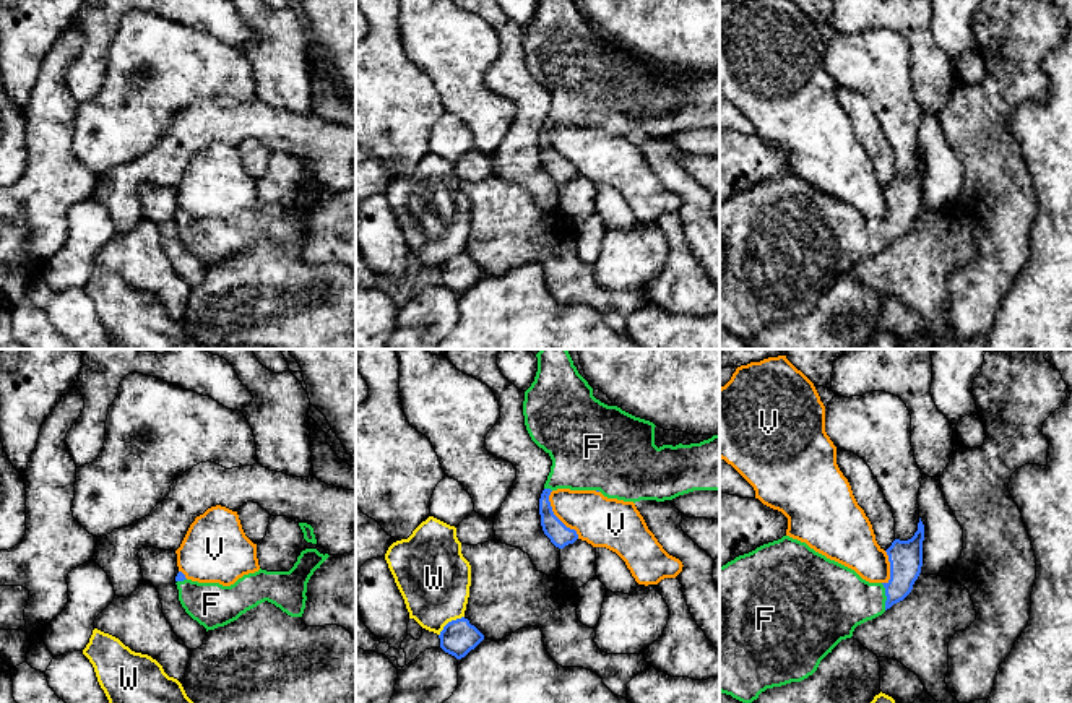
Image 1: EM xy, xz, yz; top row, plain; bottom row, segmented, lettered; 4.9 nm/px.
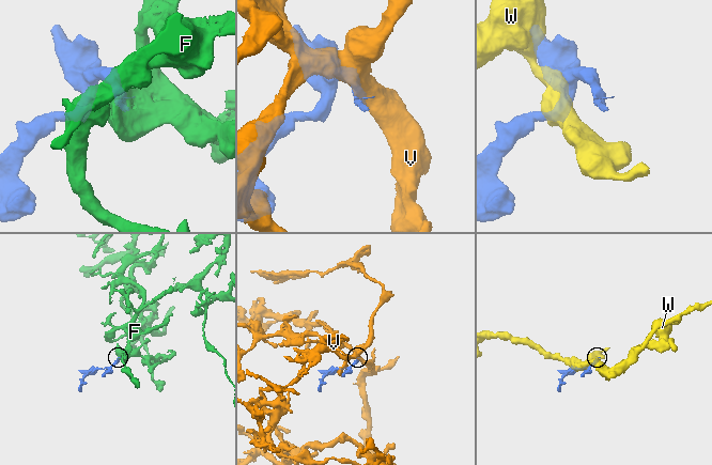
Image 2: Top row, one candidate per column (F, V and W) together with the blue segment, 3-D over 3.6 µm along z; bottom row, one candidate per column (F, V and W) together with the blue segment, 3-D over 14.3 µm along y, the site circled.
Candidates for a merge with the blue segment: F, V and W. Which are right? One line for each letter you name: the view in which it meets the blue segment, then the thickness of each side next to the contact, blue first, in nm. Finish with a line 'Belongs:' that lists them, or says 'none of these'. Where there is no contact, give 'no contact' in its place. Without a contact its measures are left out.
F: contact in yz; calibres 170 and 340 nm
Belongs: F

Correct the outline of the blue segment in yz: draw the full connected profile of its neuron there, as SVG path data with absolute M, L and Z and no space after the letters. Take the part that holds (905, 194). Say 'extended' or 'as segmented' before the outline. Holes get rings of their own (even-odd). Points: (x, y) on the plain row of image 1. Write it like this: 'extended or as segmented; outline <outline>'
extended; outline M919 154L918 167L908 177L895 175L892 182L885 187L890 198L890 216L887 219L869 219L862 216L854 206L827 195L825 192L810 185L806 179L783 172L778 177L763 180L755 187L739 192L726 201L720 203L720 328L731 331L733 334L749 341L759 334L762 328L773 323L781 323L791 318L801 318L812 312L820 297L832 289L832 286L846 274L853 273L858 261L882 252L893 240L903 237L913 226L923 203L923 177L924 177L924 161Z

